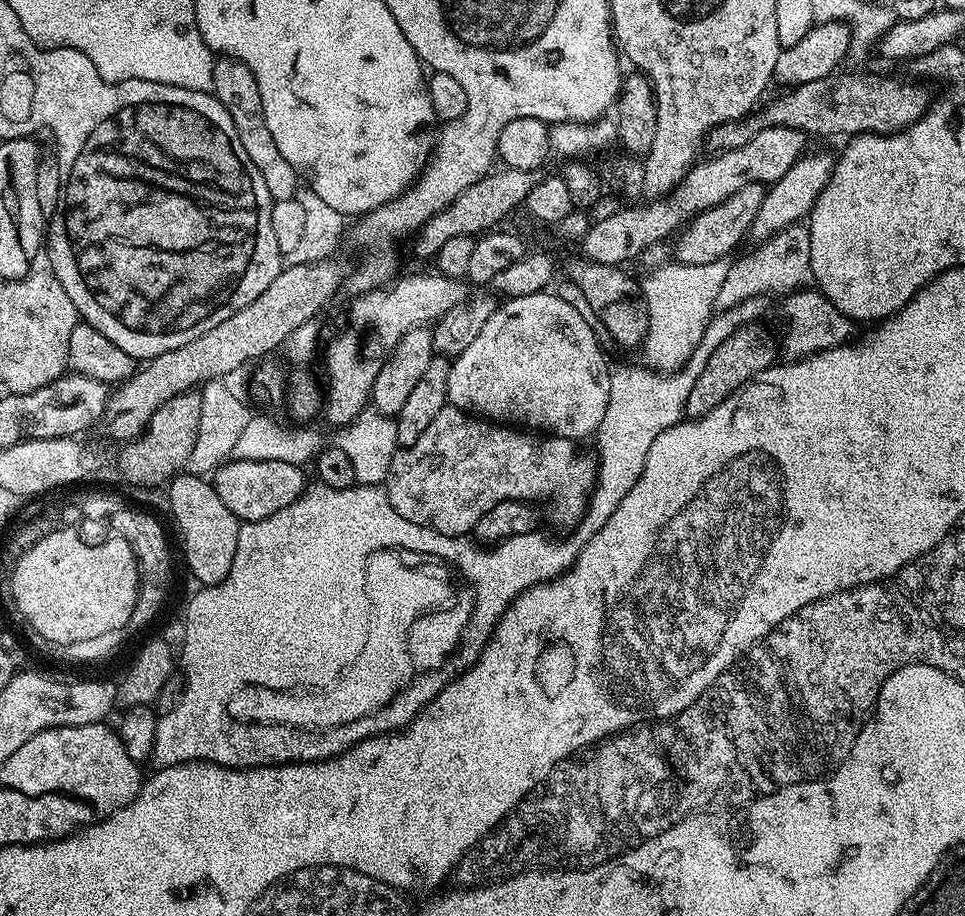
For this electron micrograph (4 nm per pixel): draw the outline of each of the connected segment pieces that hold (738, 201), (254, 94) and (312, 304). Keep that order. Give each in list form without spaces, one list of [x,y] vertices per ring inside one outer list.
[[[751,184],[742,186],[730,198],[718,202],[718,206],[707,208],[705,212],[698,213],[692,220],[680,228],[676,240],[675,263],[686,266],[706,266],[706,262],[718,262],[719,260],[731,257],[736,247],[743,238],[749,235],[749,228],[762,206],[765,195],[765,185]]]
[[[220,58],[213,63],[214,90],[212,95],[230,114],[230,122],[234,122],[234,130],[238,130],[238,139],[242,141],[242,146],[246,149],[246,154],[250,162],[254,162],[254,167],[258,174],[262,174],[262,182],[266,182],[266,190],[270,190],[270,198],[273,202],[277,200],[295,200],[298,196],[298,189],[302,180],[282,158],[278,146],[274,143],[274,138],[270,130],[266,127],[266,114],[262,110],[262,94],[258,94],[258,82],[254,82],[254,74],[241,60],[231,58]]]
[[[336,259],[281,267],[278,278],[274,278],[250,306],[242,306],[242,310],[230,314],[226,322],[218,322],[214,330],[206,330],[206,334],[194,338],[194,342],[186,342],[186,346],[178,346],[178,350],[166,350],[166,354],[147,361],[109,395],[106,420],[109,434],[119,442],[137,439],[153,414],[170,402],[170,398],[199,389],[208,380],[224,380],[247,360],[260,362],[271,357],[268,355],[275,348],[283,349],[294,330],[315,321],[315,316],[335,298],[336,291],[343,284],[345,287],[344,264]]]

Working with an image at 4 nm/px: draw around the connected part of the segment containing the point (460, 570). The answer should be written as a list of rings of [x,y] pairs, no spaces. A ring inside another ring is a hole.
[[[761,295],[746,298],[745,301],[729,309],[717,311],[708,320],[702,342],[690,354],[684,367],[675,372],[658,372],[644,366],[638,368],[634,364],[620,364],[610,371],[610,398],[606,402],[606,414],[598,426],[594,443],[595,455],[598,457],[596,470],[596,487],[588,497],[588,507],[584,509],[584,516],[576,525],[574,531],[565,540],[547,540],[540,530],[533,530],[526,534],[511,536],[491,546],[481,546],[463,536],[447,536],[435,532],[421,524],[410,522],[410,518],[402,518],[394,506],[390,506],[390,498],[383,487],[374,484],[362,484],[346,490],[334,490],[319,482],[305,487],[304,493],[286,510],[278,510],[278,514],[270,514],[270,518],[250,520],[241,523],[238,530],[238,550],[234,550],[234,566],[230,566],[230,574],[220,584],[210,584],[201,587],[200,592],[192,596],[192,600],[200,609],[192,608],[184,616],[185,644],[178,648],[178,660],[184,663],[182,670],[183,692],[176,701],[176,708],[172,713],[159,717],[156,721],[156,741],[152,751],[152,760],[160,766],[170,764],[188,764],[192,760],[206,760],[209,764],[220,764],[223,768],[265,768],[267,764],[313,764],[315,760],[328,760],[331,756],[342,754],[348,748],[354,747],[371,736],[383,736],[390,732],[399,732],[407,728],[408,723],[419,714],[446,685],[456,679],[461,672],[466,671],[478,659],[480,651],[492,636],[496,624],[500,620],[512,601],[527,588],[536,584],[545,584],[547,580],[566,571],[576,560],[576,555],[584,545],[587,537],[605,524],[618,510],[622,498],[630,494],[632,482],[642,474],[642,466],[646,466],[646,454],[650,454],[650,446],[654,446],[654,438],[662,434],[662,430],[670,430],[670,426],[679,424],[685,419],[684,403],[690,398],[690,390],[694,390],[694,382],[702,370],[706,370],[706,362],[710,362],[710,354],[734,330],[747,324],[757,323],[760,315],[768,308],[769,297]]]

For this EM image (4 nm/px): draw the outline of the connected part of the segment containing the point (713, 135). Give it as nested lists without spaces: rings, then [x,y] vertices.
[[[844,72],[841,76],[838,75],[831,74],[824,78],[818,78],[814,82],[797,84],[790,91],[787,91],[790,93],[786,96],[782,96],[768,105],[765,103],[759,109],[760,113],[757,111],[755,114],[745,116],[743,120],[731,120],[722,126],[713,128],[706,137],[707,147],[709,144],[712,147],[711,151],[716,154],[738,150],[738,146],[746,146],[746,142],[750,142],[750,138],[754,138],[754,134],[758,134],[763,128],[770,126],[786,126],[803,132],[809,137],[844,136],[843,138],[851,138],[861,136],[863,132],[891,134],[909,128],[911,124],[921,120],[928,110],[930,95],[928,96],[927,90],[919,88],[916,84],[911,84],[908,80],[891,80],[888,76],[867,76],[864,72]]]

